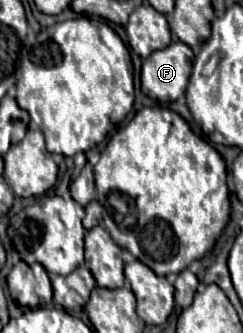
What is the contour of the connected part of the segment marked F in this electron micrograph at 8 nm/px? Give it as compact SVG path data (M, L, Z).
M183 42L153 52L141 70L141 92L157 102L175 102L187 88L193 52Z

